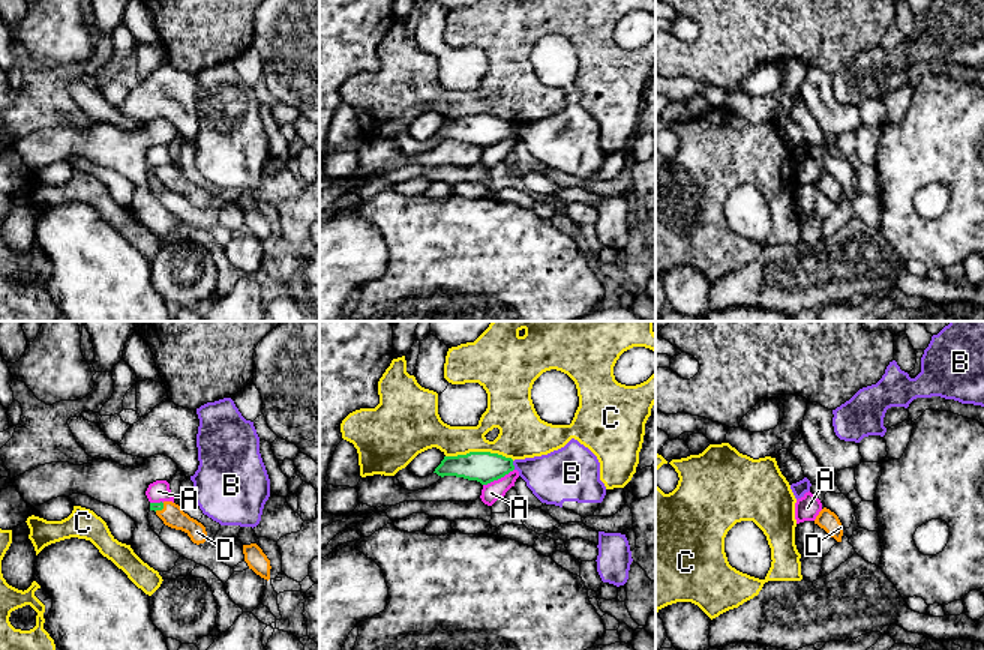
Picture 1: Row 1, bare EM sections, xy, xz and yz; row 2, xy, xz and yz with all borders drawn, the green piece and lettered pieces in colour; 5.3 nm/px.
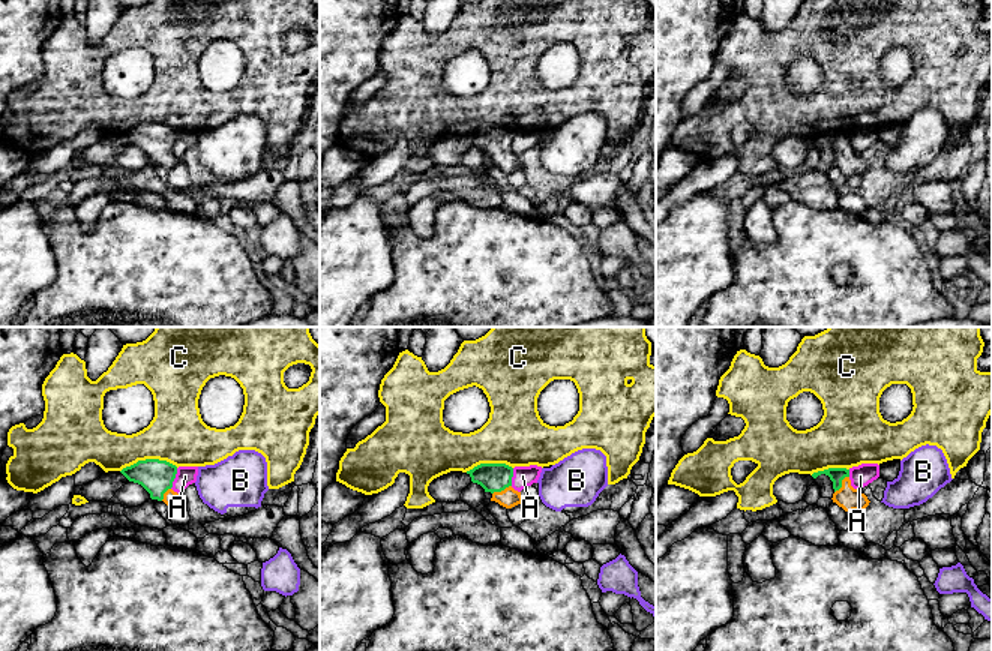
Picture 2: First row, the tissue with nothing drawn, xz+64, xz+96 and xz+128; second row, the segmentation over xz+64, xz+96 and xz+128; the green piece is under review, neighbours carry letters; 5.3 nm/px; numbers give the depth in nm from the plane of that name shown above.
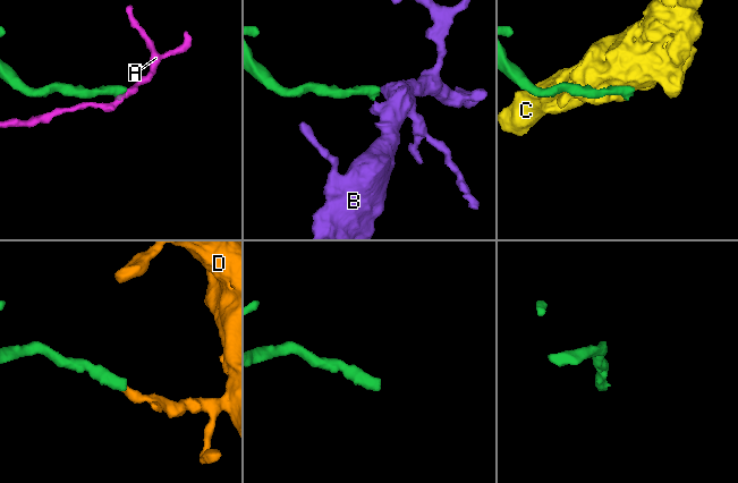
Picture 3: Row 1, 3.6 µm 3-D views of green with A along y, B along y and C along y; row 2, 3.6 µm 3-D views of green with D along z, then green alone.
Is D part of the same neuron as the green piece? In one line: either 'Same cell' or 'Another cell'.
Same cell

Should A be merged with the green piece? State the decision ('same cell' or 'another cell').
another cell

